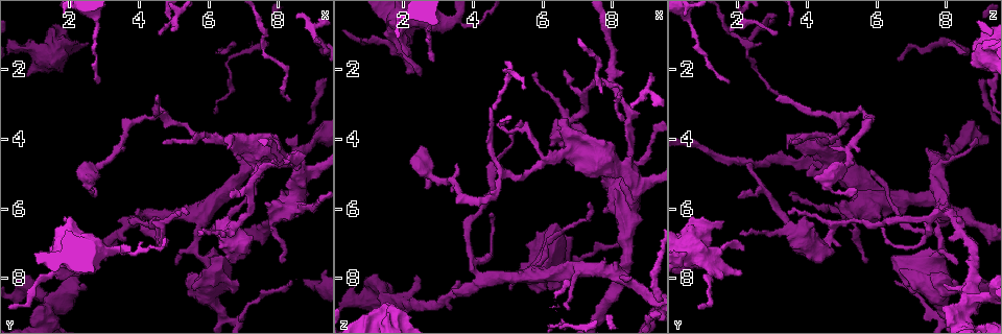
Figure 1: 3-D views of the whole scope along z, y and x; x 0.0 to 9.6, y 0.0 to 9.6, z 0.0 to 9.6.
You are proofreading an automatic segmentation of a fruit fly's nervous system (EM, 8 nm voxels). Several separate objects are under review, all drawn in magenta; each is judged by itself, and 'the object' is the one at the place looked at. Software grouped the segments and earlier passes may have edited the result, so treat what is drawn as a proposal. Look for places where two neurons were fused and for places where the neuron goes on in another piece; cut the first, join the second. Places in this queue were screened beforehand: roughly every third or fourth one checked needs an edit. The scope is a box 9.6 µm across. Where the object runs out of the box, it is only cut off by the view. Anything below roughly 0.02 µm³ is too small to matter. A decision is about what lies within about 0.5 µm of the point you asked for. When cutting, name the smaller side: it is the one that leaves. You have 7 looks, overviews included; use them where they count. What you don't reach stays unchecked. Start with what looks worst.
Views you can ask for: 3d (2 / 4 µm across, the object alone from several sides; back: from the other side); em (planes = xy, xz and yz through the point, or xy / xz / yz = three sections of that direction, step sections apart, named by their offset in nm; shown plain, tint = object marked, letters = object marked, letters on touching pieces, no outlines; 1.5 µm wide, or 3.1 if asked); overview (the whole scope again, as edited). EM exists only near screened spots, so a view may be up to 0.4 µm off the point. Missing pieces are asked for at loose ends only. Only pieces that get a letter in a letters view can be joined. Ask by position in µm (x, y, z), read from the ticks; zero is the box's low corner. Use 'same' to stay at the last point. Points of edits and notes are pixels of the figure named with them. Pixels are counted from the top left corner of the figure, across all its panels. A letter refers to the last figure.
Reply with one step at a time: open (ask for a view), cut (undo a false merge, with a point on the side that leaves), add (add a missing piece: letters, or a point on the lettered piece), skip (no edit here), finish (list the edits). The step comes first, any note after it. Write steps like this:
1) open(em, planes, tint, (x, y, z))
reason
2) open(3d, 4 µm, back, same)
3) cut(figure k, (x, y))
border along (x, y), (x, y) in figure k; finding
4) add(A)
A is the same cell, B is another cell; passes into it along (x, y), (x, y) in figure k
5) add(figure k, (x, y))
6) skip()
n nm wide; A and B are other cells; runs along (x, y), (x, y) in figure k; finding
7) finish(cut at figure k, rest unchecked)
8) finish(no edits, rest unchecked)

open(em, planes, letters, (3.45, 7.20, 0.55))
calibre changes

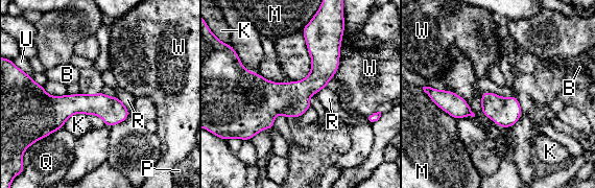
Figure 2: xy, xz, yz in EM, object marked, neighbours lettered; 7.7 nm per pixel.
skip()
B, K, M, P, Q, R, U and W are other cells; runs along (306, 31), (317, 73), (254, 132) in figure 2; all the same neuron

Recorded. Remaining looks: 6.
open(3d, 4 µm, (1.80, 6.25, 0.95))
branch stops here

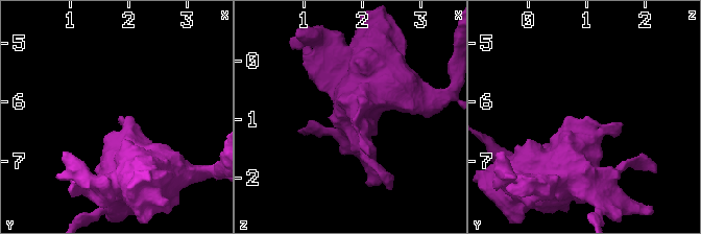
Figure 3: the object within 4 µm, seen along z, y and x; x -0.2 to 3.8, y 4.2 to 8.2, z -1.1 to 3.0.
open(em, xz, step 8, letters, (1.90, 6.30, 1.00))

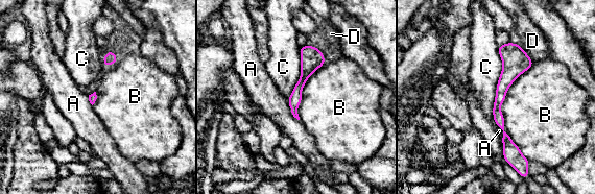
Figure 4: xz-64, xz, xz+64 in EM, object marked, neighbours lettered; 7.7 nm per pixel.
open(em, planes, letters, same)

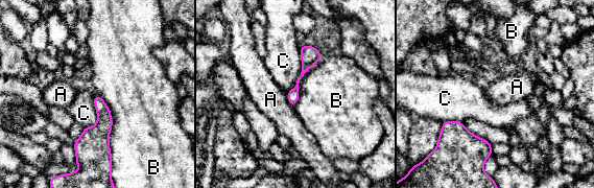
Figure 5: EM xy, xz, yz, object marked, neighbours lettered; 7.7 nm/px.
skip()
A, B and C are other cells; border along (97, 93), (111, 113), (112, 166) in figure 5; no lettered piece goes on from it

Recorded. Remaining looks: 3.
open(em, planes, letters, (6.45, 9.15, 8.00))
sudden change in width

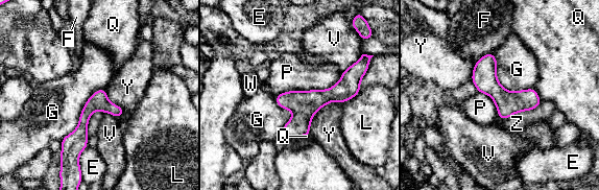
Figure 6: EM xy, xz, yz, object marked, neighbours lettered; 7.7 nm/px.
skip()
P touches over 550 nm; E, F, G, L, P, Q, V, W, Y and Z are other cells; border along (341, 73), (326, 89), (274, 97) in figure 6; continuous, no second neuron

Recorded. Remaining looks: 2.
finish(no edits, rest unchecked)

